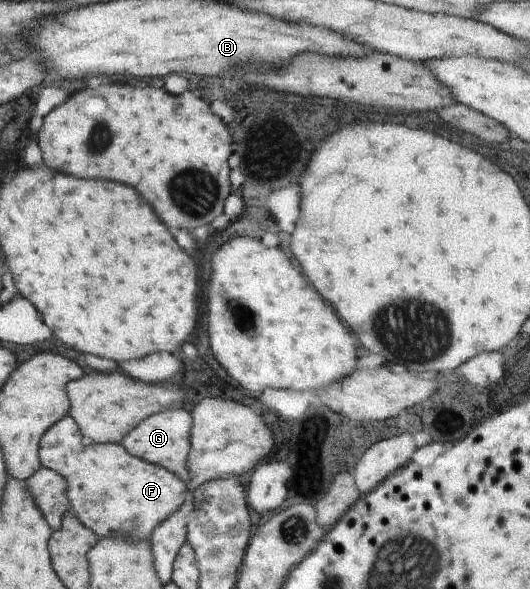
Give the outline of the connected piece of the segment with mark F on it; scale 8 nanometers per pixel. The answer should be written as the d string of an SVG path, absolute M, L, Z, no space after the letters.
M69 414L41 437L39 459L41 467L56 471L67 481L71 511L99 538L149 539L153 529L181 507L188 491L175 473L127 453L120 443L85 441Z

